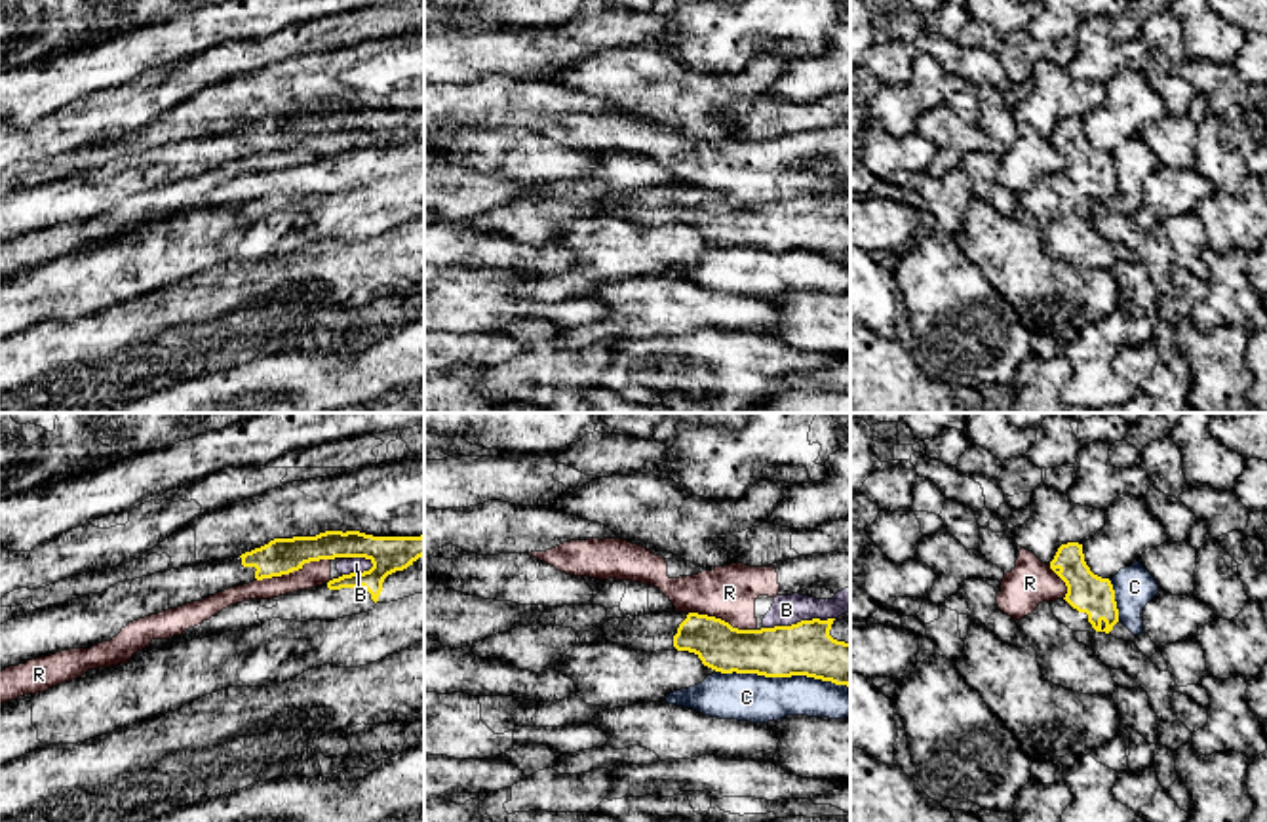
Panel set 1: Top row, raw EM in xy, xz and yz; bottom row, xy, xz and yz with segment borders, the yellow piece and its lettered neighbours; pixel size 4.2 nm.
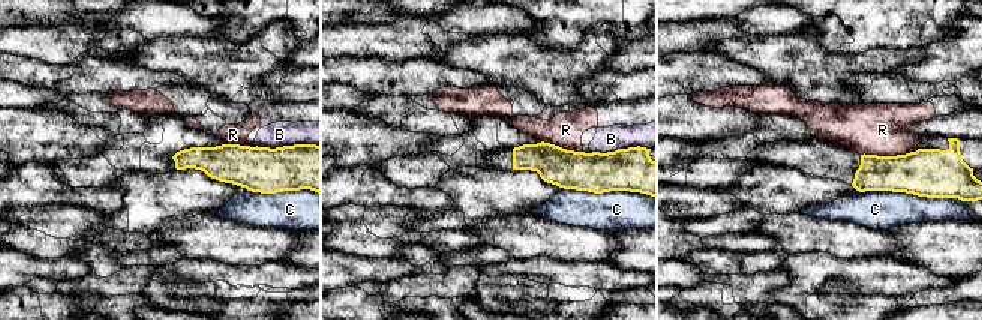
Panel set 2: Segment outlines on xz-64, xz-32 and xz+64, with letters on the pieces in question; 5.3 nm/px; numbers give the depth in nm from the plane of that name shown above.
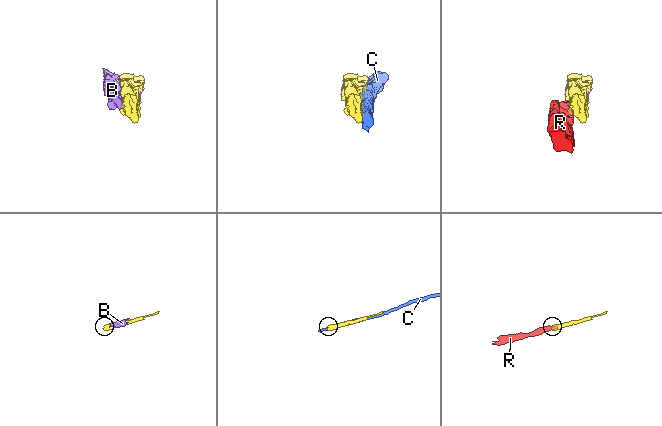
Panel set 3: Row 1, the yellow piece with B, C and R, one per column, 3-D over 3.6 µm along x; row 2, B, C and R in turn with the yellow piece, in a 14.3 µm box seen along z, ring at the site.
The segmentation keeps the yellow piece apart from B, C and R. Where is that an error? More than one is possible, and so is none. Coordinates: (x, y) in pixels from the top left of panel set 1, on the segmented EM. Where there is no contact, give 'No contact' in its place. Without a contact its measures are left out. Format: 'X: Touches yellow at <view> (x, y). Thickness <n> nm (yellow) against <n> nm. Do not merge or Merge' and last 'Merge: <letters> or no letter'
B: Touches yellow at xz (801, 621). Thickness 220 nm (yellow) against 130 nm. Do not merge
C: Touches yellow at xz (782, 676). Thickness 220 nm (yellow) against 200 nm. Do not merge
R: Touches yellow at xy (292, 571). Thickness 160 nm (yellow) against 110 nm. Do not merge
Merge: no letter

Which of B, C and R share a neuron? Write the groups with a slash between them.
B R / C

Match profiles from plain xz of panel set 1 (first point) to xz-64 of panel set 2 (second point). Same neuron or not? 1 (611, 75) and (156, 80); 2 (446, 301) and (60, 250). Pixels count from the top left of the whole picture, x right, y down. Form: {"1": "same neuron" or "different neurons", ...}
{"1": "different neurons", "2": "same neuron"}

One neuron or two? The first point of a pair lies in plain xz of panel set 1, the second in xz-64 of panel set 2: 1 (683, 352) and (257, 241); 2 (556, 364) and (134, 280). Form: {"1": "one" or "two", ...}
{"1": "two", "2": "one"}

